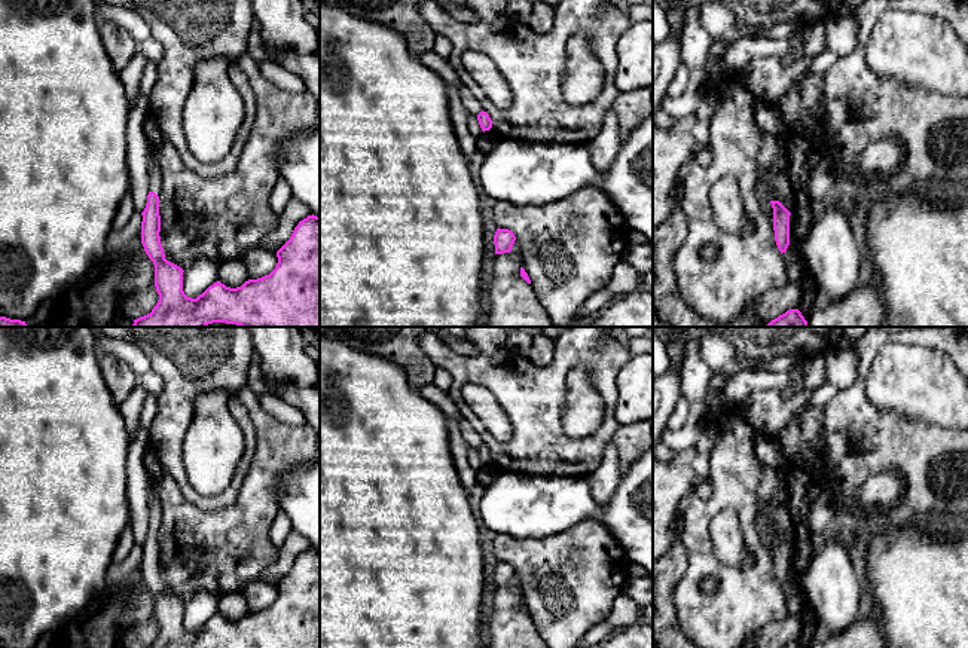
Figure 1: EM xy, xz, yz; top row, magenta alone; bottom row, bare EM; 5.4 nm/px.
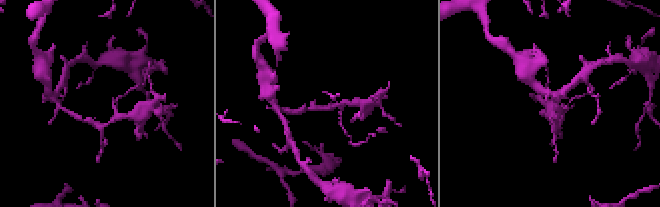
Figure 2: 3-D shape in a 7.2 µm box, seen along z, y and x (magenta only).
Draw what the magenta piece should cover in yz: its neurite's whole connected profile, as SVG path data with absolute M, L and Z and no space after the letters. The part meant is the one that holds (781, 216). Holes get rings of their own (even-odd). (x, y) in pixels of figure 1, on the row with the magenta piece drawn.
M770 201L770 204L773 208L775 241L782 254L787 251L790 245L790 216L791 213L779 201Z

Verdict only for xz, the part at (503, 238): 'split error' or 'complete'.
complete

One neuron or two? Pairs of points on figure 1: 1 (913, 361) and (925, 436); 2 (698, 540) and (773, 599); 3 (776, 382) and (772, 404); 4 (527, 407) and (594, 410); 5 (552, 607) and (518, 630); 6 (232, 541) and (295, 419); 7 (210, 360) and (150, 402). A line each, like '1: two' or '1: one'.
1: two
2: one
3: two
4: two
5: two
6: two
7: two

